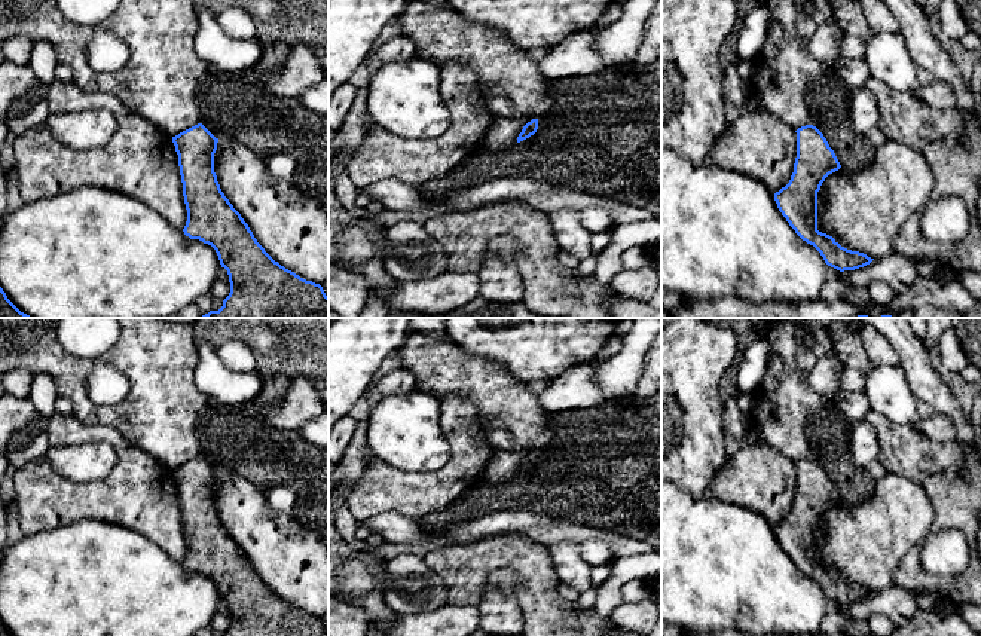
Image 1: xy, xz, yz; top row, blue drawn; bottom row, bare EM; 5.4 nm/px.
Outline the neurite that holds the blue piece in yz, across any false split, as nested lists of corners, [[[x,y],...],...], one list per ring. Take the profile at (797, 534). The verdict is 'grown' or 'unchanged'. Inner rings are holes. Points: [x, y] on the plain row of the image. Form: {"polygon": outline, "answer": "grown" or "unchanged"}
{"polygon": [[[813,458],[797,464],[797,490],[789,516],[774,526],[779,544],[795,566],[813,578],[825,596],[840,605],[855,603],[874,591],[841,580],[818,563],[818,525],[825,511],[841,501],[823,467]]], "answer": "unchanged"}

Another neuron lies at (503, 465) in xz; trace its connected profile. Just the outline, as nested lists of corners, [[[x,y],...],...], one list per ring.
[[[493,447],[493,452],[488,461],[488,467],[483,471],[483,483],[504,484],[508,480],[513,480],[517,477],[517,470],[523,459],[531,453],[531,449],[510,452]]]

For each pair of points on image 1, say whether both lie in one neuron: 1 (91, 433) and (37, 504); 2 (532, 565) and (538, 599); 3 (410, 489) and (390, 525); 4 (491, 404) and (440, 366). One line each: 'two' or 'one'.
1: one
2: one
3: two
4: one

